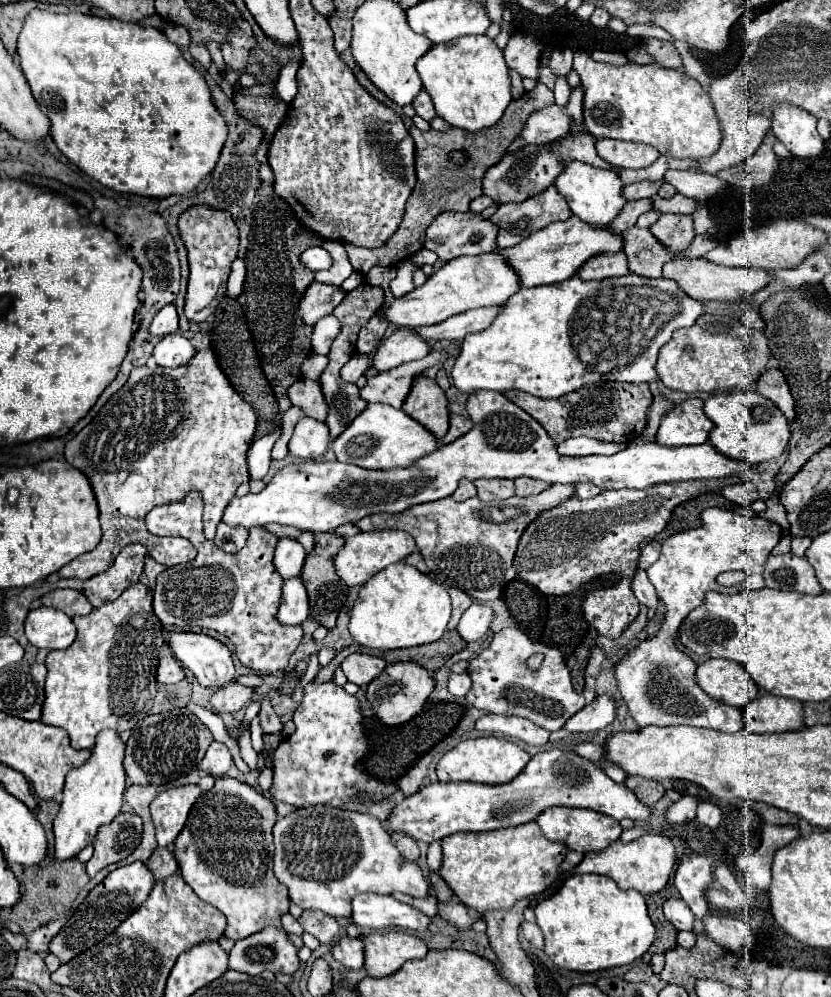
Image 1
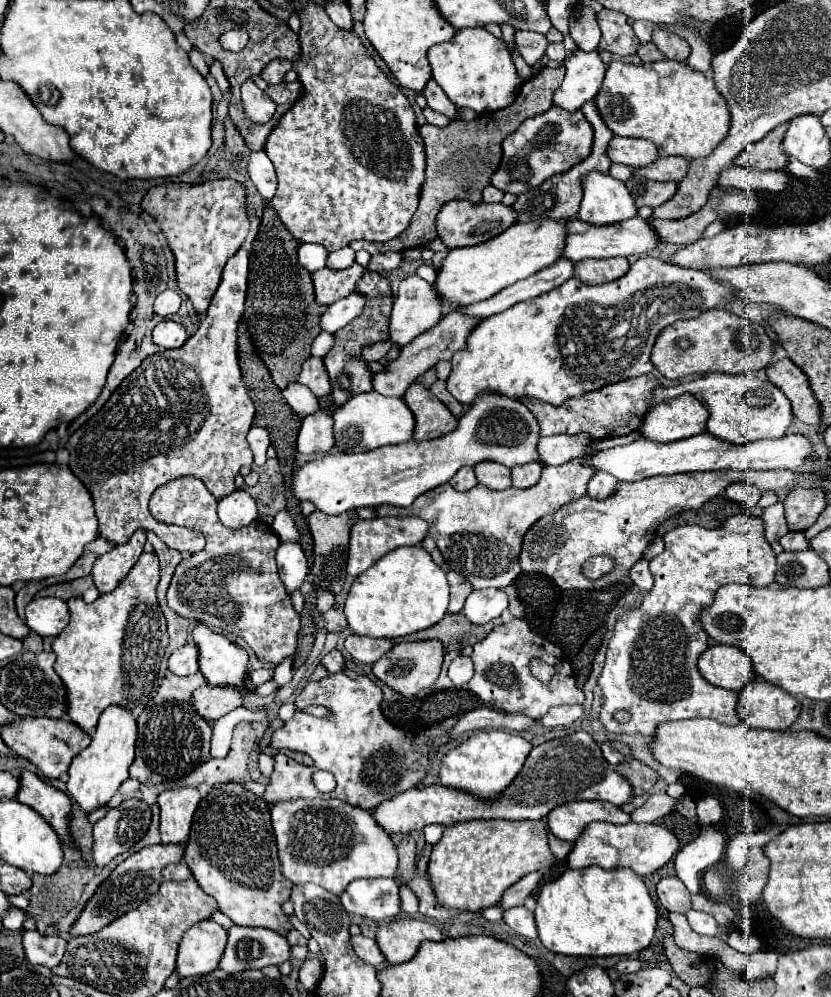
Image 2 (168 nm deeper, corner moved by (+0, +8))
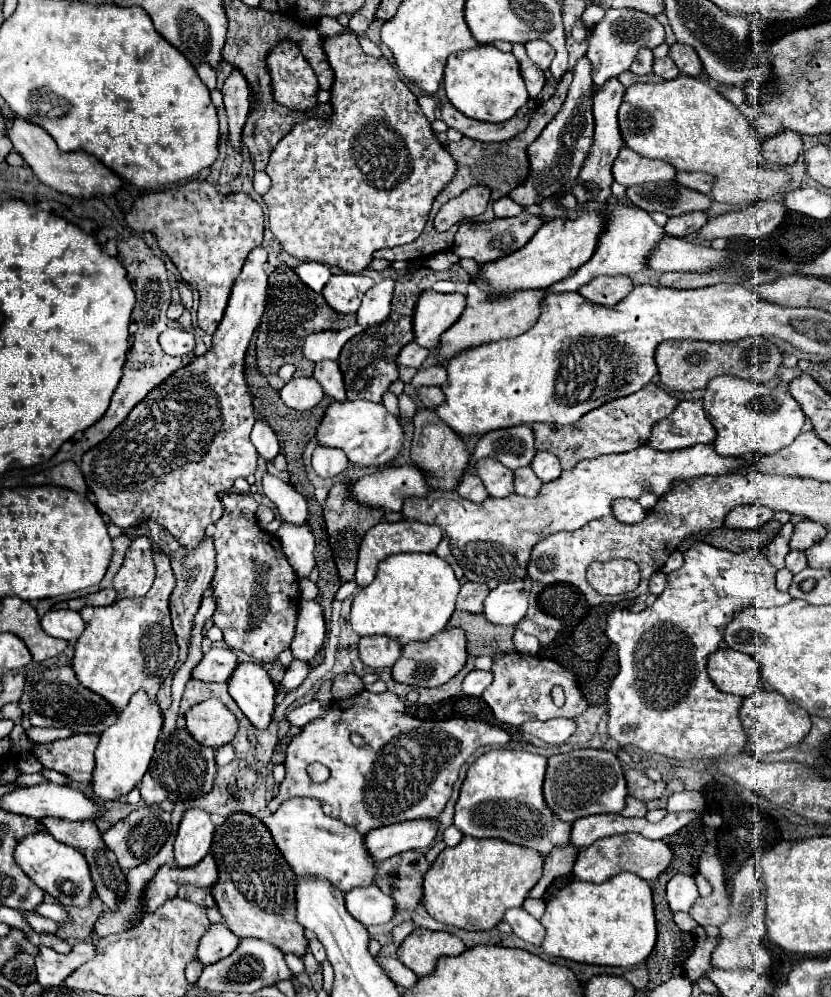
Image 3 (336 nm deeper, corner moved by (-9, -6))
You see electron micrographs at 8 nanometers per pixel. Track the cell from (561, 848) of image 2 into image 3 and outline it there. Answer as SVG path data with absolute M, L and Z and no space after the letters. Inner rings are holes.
M489 750L479 756L467 770L461 794L455 806L455 826L473 838L499 838L517 846L549 854L553 846L567 844L571 824L549 812L543 798L547 758L525 750Z

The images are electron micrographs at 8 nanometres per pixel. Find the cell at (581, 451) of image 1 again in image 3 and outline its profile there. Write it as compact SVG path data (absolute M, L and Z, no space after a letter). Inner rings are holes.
M537 452L531 462L531 468L539 476L541 482L551 482L561 476L559 460L557 460L557 456L553 456L549 452Z

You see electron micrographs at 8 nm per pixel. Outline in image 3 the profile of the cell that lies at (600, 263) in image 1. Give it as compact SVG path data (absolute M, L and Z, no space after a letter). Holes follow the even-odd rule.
M597 276L579 288L579 294L599 306L615 306L633 290L629 276Z

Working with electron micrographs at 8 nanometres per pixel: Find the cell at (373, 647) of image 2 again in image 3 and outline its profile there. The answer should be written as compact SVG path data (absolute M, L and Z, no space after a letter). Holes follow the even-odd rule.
M365 636L359 640L359 656L369 668L391 668L401 656L401 644L389 636Z

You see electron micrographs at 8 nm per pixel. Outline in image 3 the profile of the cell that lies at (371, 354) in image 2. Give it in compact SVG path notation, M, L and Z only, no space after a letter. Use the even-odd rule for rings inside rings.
M411 342L411 344L407 344L407 346L401 350L397 362L399 362L399 366L419 368L419 366L425 362L427 356L429 356L429 348L419 348L419 344Z

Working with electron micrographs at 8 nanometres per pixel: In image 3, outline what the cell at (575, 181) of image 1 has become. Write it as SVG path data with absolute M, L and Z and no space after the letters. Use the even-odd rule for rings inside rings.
M613 200L607 204L607 226L599 238L599 246L597 246L595 254L591 256L591 260L587 264L583 264L573 276L553 284L549 288L549 292L575 292L583 284L591 282L595 276L601 276L601 274L605 274L605 276L619 276L619 274L629 276L629 274L641 272L647 268L649 256L655 252L657 242L663 236L665 236L665 230L661 226L657 226L645 210L633 206L631 202Z

